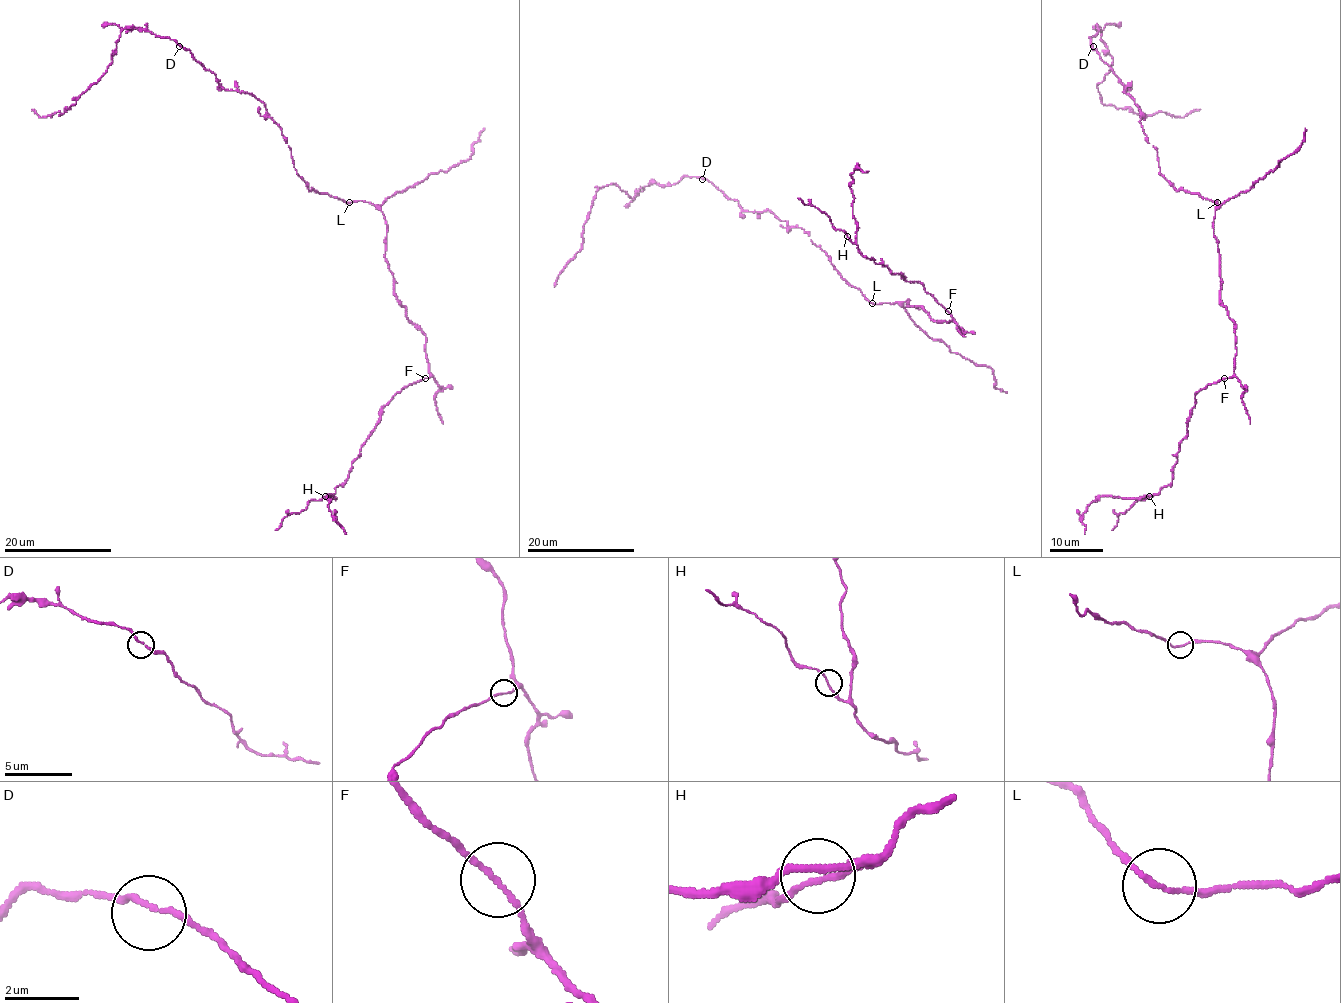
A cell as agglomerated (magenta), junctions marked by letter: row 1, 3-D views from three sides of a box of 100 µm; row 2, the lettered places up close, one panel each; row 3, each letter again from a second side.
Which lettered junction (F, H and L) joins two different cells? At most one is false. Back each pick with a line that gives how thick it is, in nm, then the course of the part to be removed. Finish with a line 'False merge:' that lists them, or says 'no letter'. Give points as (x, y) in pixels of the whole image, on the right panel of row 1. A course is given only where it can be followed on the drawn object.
False merge: no letter

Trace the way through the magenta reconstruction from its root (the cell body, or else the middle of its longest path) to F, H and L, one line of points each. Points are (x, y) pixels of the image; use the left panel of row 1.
F: (330, 195), (365, 201), (382, 213), (393, 295), (425, 336), (425, 378)
H: (330, 195), (382, 213), (393, 295), (425, 336), (429, 377), (381, 409), (349, 477), (325, 496)
L: (330, 195), (349, 202)

